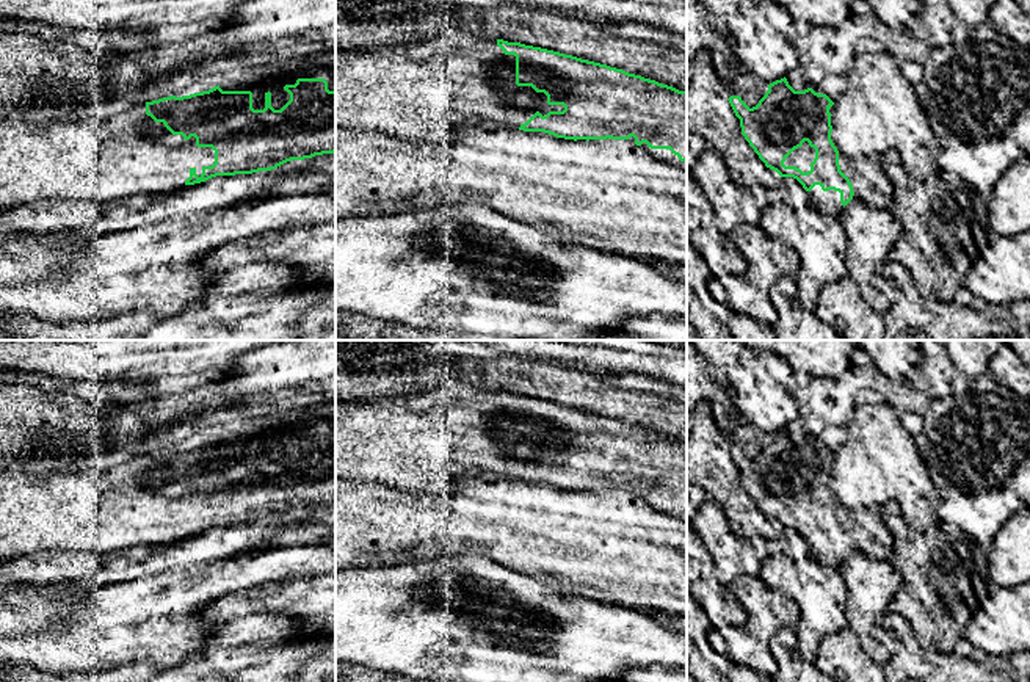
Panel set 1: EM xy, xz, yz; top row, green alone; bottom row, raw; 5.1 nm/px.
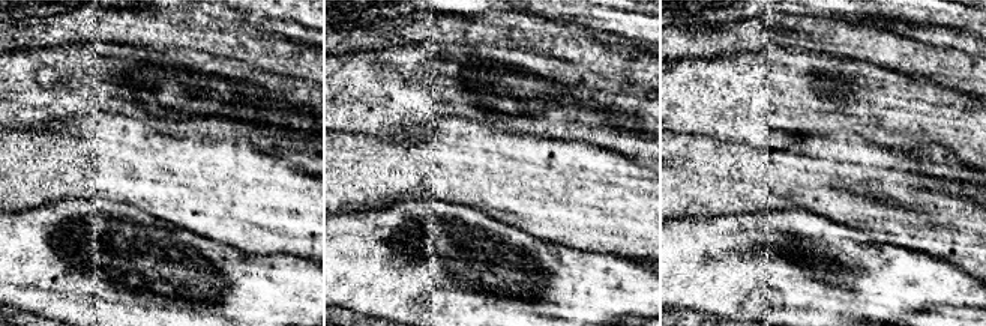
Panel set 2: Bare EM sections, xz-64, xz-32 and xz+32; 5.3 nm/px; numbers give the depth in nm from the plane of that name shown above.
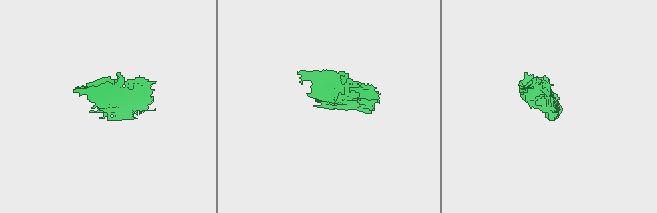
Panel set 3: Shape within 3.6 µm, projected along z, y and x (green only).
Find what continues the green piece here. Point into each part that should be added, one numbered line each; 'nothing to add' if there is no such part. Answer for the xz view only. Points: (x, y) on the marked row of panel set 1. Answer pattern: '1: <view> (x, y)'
1: xz (427, 90)
2: xz (667, 155)

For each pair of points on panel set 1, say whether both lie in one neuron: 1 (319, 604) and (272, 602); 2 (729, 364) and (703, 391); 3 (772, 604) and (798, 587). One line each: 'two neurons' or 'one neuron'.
1: one neuron
2: two neurons
3: two neurons

